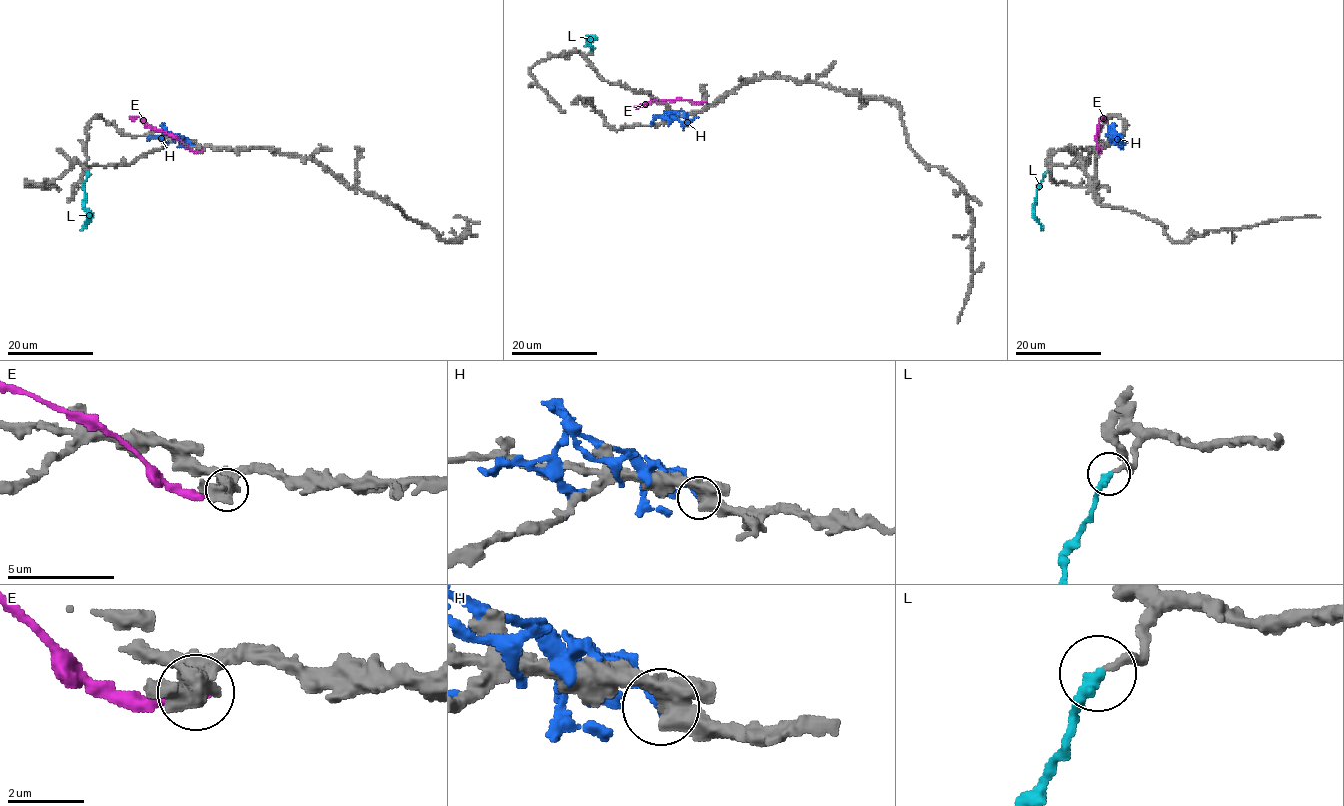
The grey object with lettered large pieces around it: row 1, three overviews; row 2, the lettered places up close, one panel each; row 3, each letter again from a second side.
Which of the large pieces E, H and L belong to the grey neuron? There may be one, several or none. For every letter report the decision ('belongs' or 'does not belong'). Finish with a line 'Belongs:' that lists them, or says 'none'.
E: does not belong
H: does not belong
L: belongs
Belongs: L

